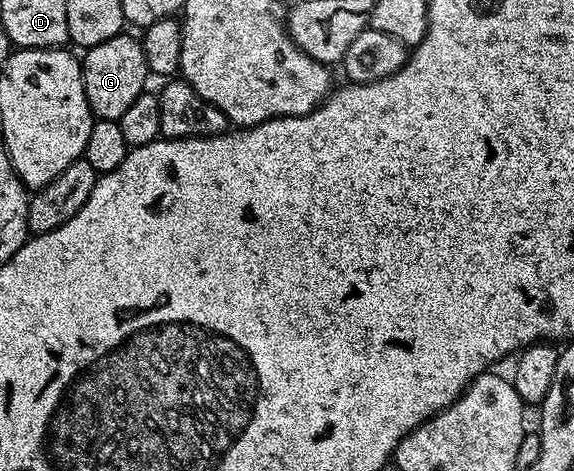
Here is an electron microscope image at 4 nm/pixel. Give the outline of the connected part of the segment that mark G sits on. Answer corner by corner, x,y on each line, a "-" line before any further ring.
123,33
104,41
100,45
89,48
81,56
82,76
84,77
84,93
88,97
88,105
95,116
100,119
118,120
132,106
132,101
140,97
146,90
146,58
141,42
129,33

